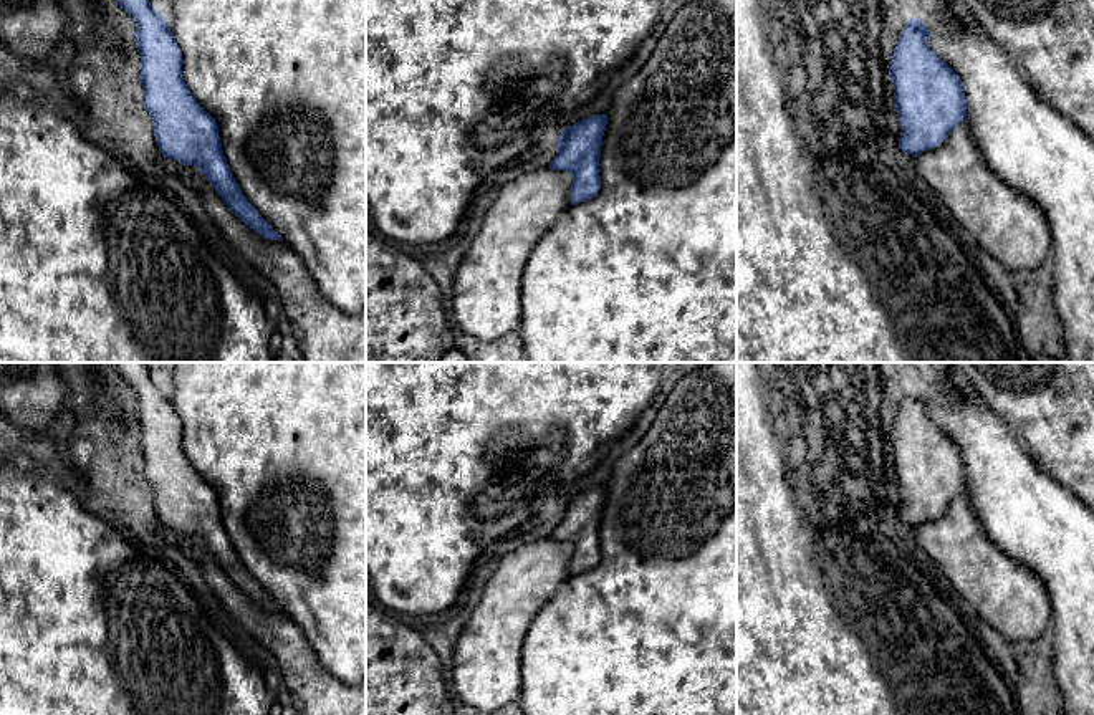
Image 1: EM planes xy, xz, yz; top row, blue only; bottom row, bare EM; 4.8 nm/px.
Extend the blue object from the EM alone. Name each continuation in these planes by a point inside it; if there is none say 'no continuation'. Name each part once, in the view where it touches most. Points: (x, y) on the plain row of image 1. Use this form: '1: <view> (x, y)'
1: xy (313, 691)

